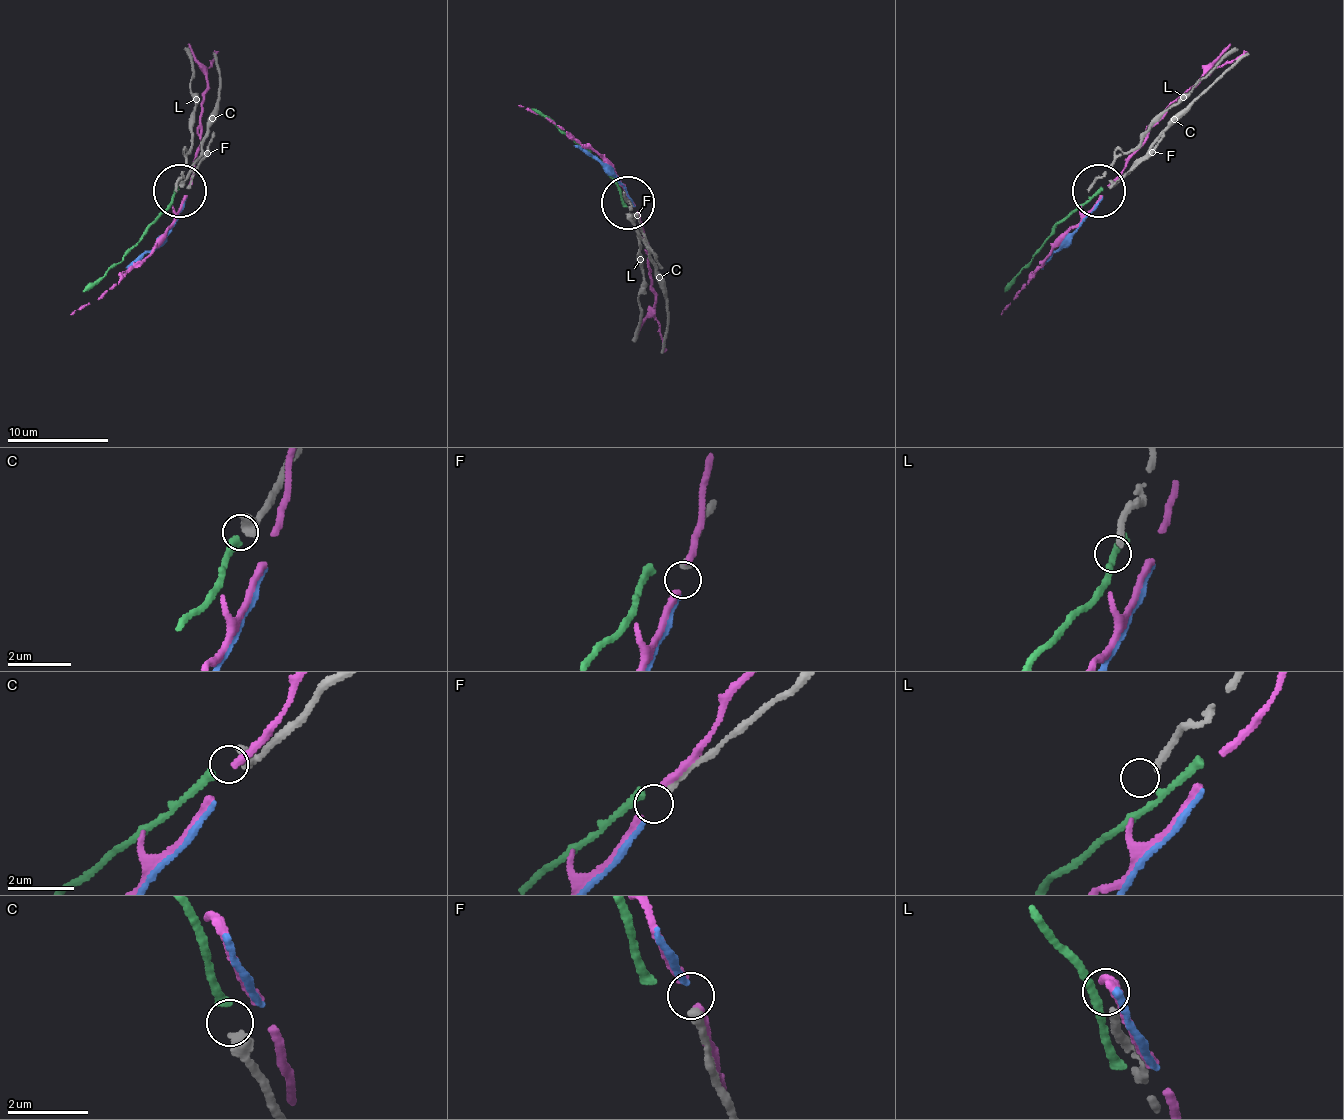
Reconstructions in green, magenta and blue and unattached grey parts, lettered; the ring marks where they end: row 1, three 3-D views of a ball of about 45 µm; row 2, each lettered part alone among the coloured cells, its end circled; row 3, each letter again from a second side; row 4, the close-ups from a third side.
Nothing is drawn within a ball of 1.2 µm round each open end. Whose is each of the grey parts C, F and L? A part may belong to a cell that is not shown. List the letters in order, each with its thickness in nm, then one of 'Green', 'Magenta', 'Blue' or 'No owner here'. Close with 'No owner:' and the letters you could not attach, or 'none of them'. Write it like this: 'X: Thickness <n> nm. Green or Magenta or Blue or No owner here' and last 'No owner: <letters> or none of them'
C: Thickness 360 nm. Green
F: Thickness 200 nm. Blue
L: Thickness 220 nm. No owner here
No owner: L

